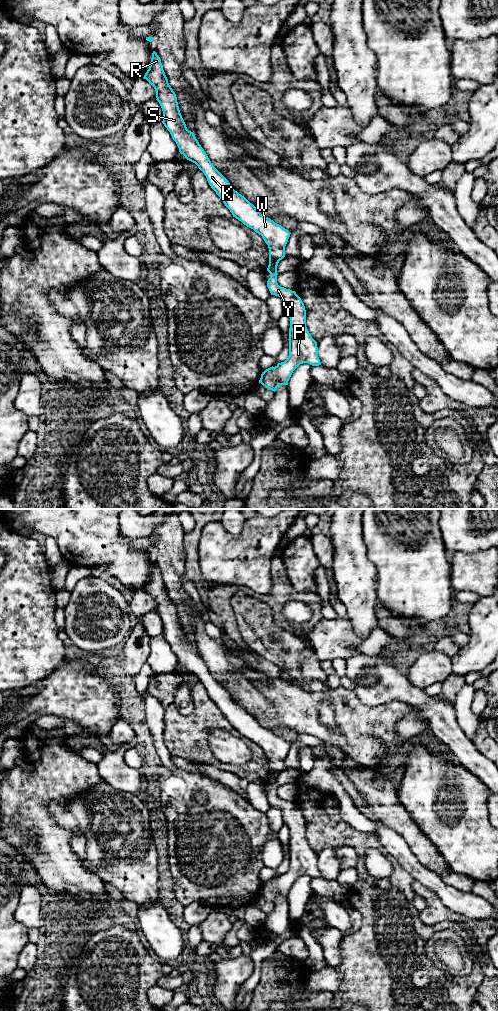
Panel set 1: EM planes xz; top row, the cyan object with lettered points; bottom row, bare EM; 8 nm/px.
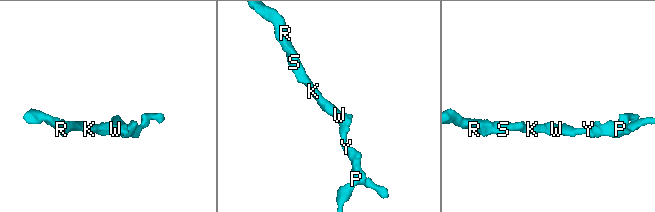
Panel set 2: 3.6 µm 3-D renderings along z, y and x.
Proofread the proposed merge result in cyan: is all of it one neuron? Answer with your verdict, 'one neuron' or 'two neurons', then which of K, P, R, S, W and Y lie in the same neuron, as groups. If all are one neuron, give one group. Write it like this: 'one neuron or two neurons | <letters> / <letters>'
one neuron | K P R S W Y

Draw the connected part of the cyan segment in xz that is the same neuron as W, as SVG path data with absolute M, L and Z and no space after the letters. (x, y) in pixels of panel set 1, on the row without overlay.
M152 565L146 591L156 602L156 612L163 623L162 635L176 654L179 664L195 675L204 685L211 700L230 722L233 729L262 748L269 760L269 777L271 786L267 799L271 807L279 808L283 824L290 830L289 868L275 879L266 881L261 886L259 895L276 903L279 897L288 897L293 883L303 875L312 878L321 877L318 869L317 854L306 839L306 822L301 810L295 803L281 799L277 795L277 778L285 769L285 758L290 744L268 729L262 727L244 708L235 703L228 692L213 678L204 661L193 644L189 643L179 622L177 609L168 595L160 569Z

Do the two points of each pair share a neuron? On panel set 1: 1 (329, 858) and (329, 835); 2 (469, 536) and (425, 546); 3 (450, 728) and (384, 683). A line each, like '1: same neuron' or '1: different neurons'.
1: different neurons
2: different neurons
3: same neuron

